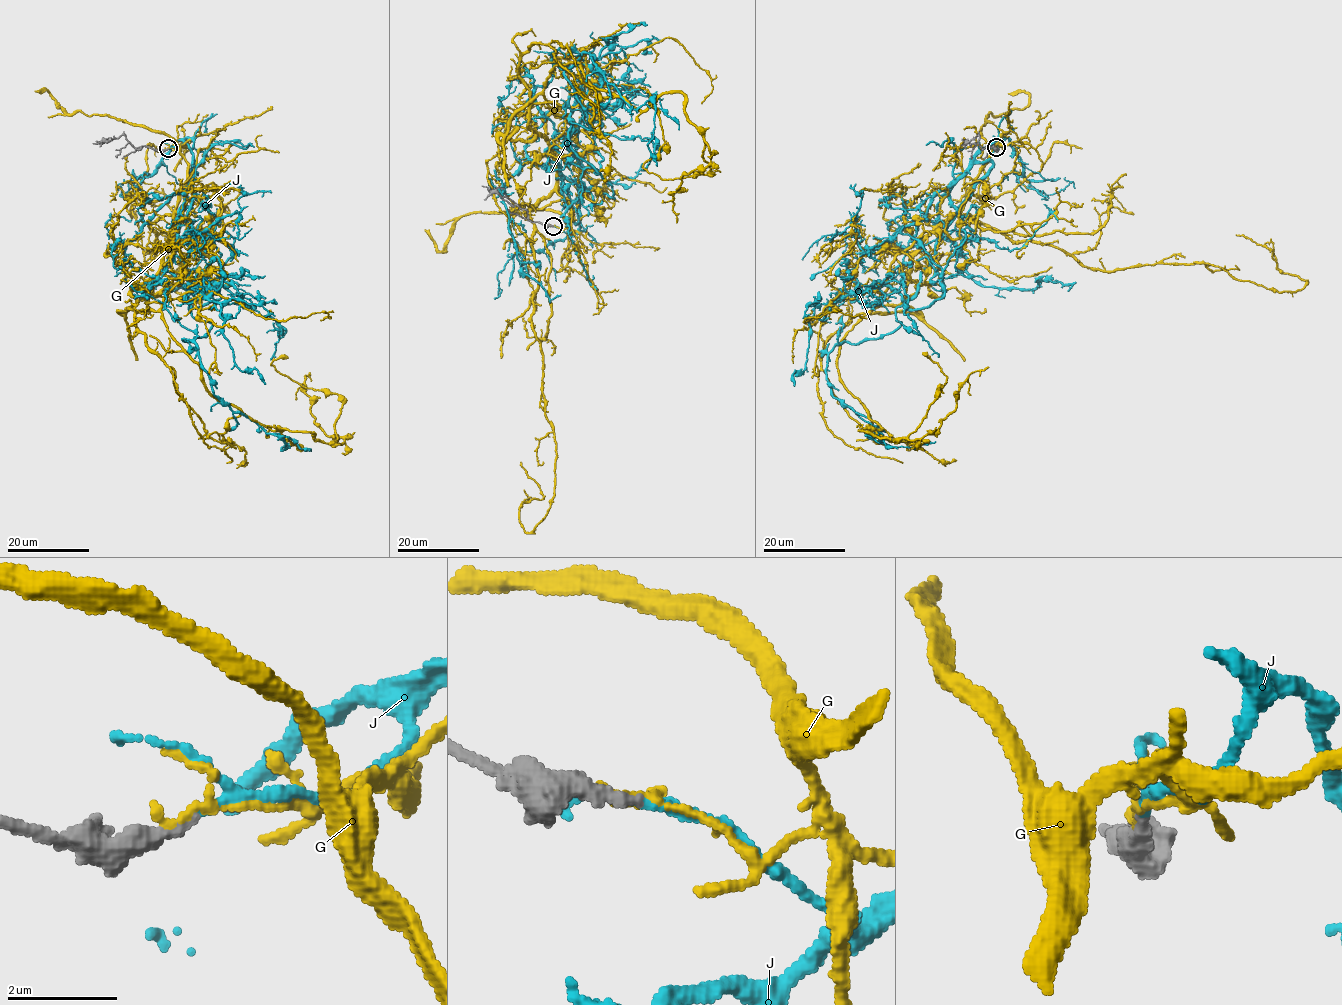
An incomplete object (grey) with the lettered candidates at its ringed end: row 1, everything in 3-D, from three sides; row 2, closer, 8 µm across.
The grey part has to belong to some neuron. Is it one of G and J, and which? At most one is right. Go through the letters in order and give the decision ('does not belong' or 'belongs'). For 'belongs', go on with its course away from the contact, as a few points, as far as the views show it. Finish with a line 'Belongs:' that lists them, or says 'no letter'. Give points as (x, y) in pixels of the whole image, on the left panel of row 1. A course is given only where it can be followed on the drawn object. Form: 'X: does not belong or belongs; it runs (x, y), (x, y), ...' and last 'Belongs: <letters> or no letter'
G: does not belong
J: belongs; it runs (167, 148), (190, 138), (195, 163), (165, 267), (212, 324), (183, 340), (212, 392), (291, 444)
Belongs: J

